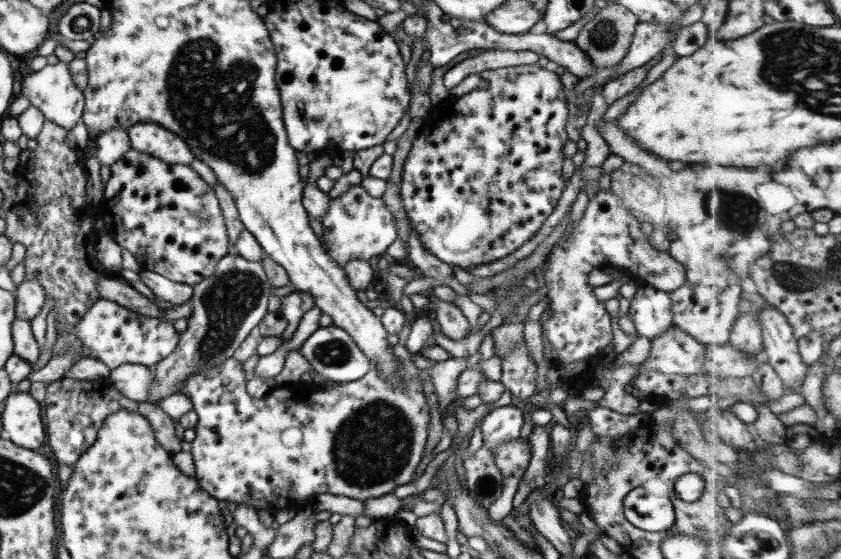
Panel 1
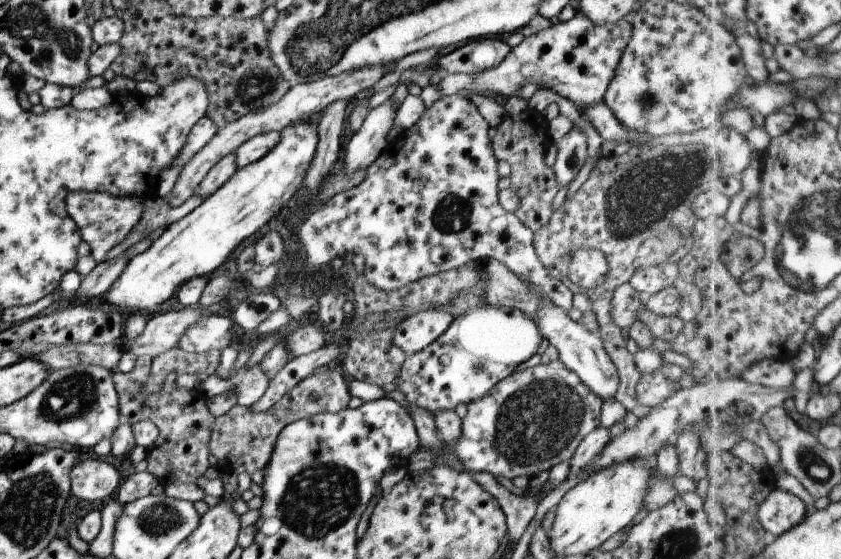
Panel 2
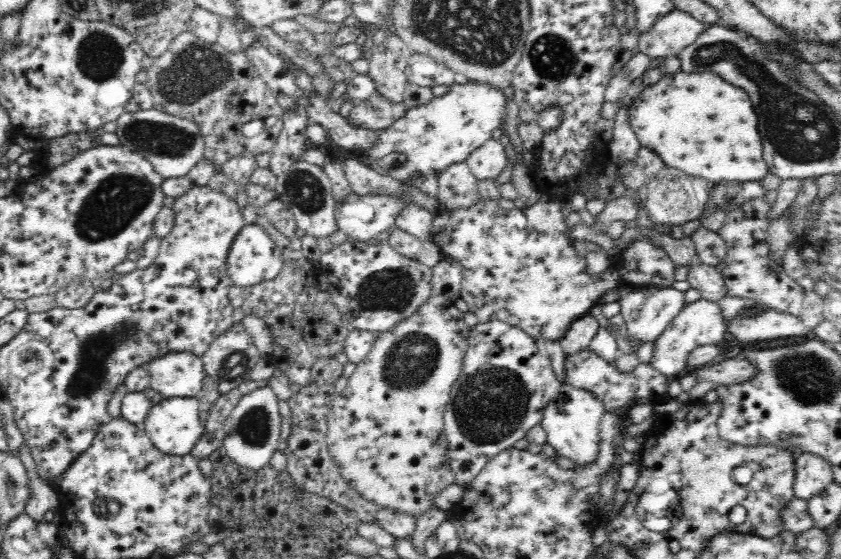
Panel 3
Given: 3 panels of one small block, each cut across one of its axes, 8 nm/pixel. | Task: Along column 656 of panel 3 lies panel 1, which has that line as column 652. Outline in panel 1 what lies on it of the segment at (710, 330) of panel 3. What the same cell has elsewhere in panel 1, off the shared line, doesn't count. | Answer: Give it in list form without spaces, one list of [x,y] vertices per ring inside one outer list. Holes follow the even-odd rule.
[[[676,326],[670,327],[666,329],[664,333],[660,333],[659,337],[654,337],[651,340],[649,356],[644,363],[636,366],[636,375],[643,370],[654,370],[668,375],[706,374],[706,366],[703,366],[705,363],[706,347],[707,345],[698,342]]]

